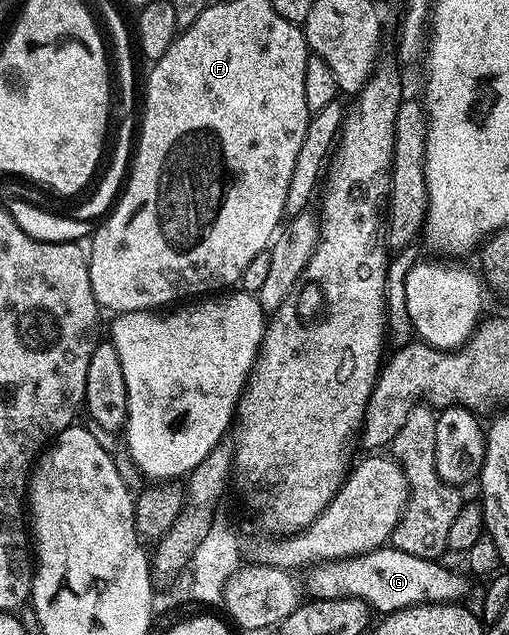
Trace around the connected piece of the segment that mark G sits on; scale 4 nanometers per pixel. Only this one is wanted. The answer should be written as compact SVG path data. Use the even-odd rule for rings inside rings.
M390 546L375 548L372 552L367 552L364 556L351 556L348 560L331 560L325 564L321 564L310 569L311 572L311 588L309 584L309 592L314 599L317 600L336 600L337 598L357 598L367 603L368 608L374 610L379 614L386 614L388 612L396 612L402 608L412 608L418 604L454 604L456 602L466 601L467 591L470 590L471 584L459 572L450 572L449 569L443 565L439 560L426 560L425 558L417 558L413 554L405 554L405 550L397 550Z

